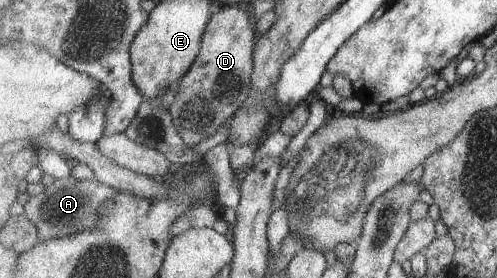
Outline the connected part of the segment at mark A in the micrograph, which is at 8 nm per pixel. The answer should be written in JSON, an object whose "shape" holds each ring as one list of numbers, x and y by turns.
{"shape":[[74,177,56,180,44,193,32,196,24,206,26,215,39,230,40,240,60,239,97,225,101,206,118,193,116,189,98,182,97,179,82,182]]}

